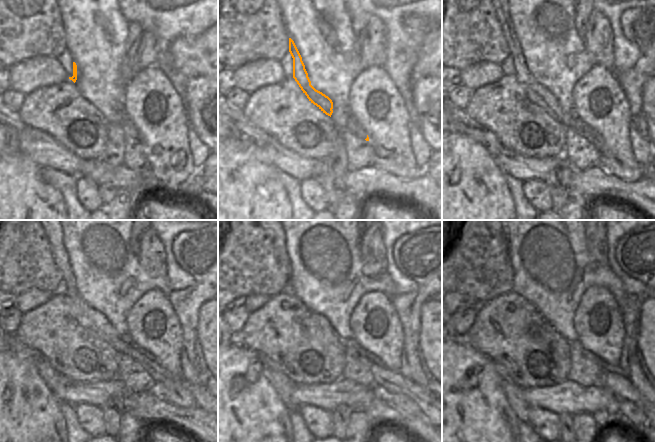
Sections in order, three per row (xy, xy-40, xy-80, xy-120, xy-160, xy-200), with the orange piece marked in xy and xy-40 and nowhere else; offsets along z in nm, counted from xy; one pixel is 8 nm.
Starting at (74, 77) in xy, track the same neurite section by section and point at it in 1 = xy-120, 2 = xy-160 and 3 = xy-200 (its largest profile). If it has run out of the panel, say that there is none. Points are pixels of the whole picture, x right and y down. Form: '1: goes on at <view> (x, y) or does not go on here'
1: goes on at xy-120 (92, 319)
2: goes on at xy-160 (392, 381)
3: goes on at xy-200 (621, 386)

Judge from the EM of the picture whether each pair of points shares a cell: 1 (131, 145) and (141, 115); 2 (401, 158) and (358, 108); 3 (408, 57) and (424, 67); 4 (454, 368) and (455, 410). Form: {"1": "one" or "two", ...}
{"1": "two", "2": "one", "3": "two", "4": "one"}

